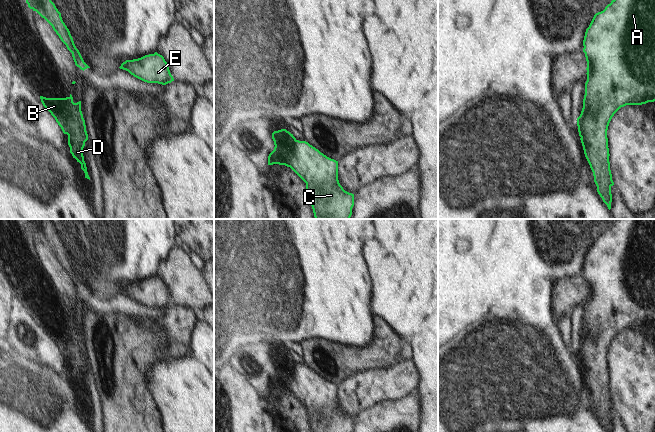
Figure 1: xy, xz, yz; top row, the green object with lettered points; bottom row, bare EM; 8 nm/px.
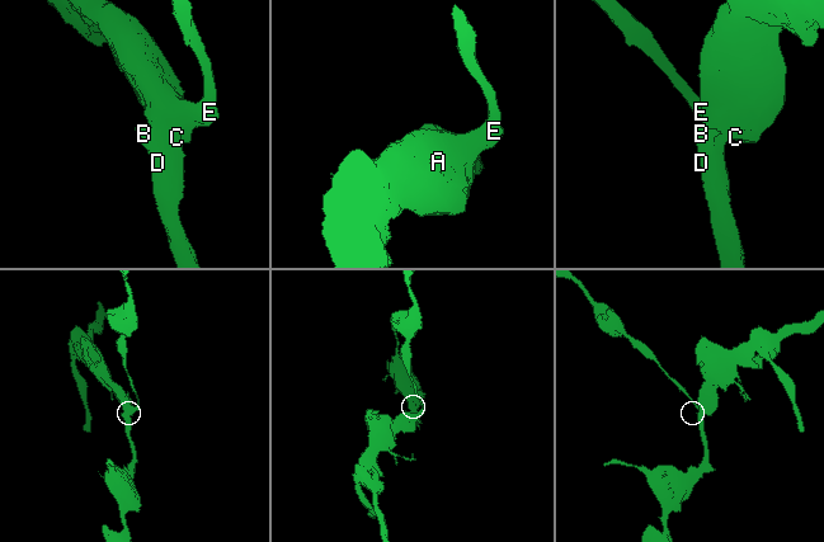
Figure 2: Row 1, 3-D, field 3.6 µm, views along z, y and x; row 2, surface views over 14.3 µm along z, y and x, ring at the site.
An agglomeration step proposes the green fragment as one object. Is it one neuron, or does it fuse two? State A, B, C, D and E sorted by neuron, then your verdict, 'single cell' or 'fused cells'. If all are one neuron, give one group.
A C D E / B; fused cells

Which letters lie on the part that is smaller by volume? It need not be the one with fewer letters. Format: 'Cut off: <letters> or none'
Cut off: B

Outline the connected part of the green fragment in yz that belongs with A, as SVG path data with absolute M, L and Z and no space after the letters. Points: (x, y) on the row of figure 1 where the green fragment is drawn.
M612 0L605 9L594 15L586 29L583 52L587 61L585 83L586 103L583 120L577 126L583 131L580 140L585 157L593 172L597 192L611 209L611 187L614 185L609 162L607 130L614 114L626 105L642 105L655 101L655 0Z

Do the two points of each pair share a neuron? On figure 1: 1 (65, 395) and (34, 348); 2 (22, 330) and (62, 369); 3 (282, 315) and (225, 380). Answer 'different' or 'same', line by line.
1: different
2: same
3: different

